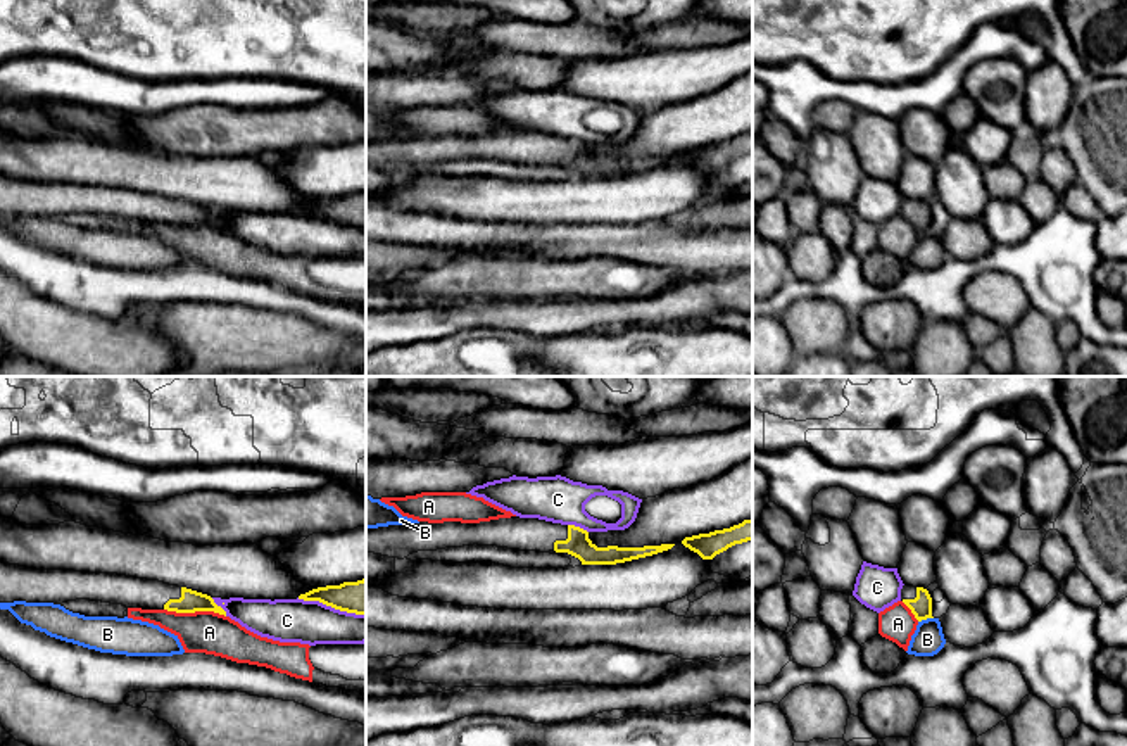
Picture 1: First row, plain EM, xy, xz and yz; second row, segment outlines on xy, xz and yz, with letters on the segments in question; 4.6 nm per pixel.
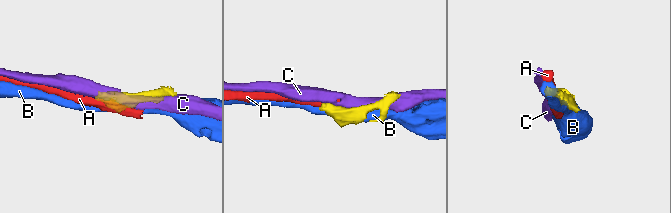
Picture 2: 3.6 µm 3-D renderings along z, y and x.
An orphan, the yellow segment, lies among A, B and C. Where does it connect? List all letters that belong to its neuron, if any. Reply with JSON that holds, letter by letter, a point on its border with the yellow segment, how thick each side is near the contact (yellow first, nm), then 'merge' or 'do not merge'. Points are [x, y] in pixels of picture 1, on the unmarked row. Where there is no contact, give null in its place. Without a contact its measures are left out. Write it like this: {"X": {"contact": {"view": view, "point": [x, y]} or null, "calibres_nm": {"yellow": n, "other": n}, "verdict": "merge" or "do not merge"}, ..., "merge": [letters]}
{"A": {"contact": {"view": "xy", "point": [195, 223]}, "calibres_nm": {"yellow": 110, "other": 200}, "verdict": "do not merge"}, "B": {"contact": {"view": "yz", "point": [925, 232]}, "calibres_nm": {"yellow": 100, "other": 140}, "verdict": "do not merge"}, "C": {"contact": {"view": "xy", "point": [332, 220]}, "calibres_nm": {"yellow": 160, "other": 200}, "verdict": "do not merge"}, "merge": []}

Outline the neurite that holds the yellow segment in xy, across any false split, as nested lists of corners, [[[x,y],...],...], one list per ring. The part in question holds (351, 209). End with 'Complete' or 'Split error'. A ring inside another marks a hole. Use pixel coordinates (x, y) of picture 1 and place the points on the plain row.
[[[366,192],[343,195],[340,199],[318,200],[300,207],[299,212],[319,214],[340,224],[366,228]]]. Complete

